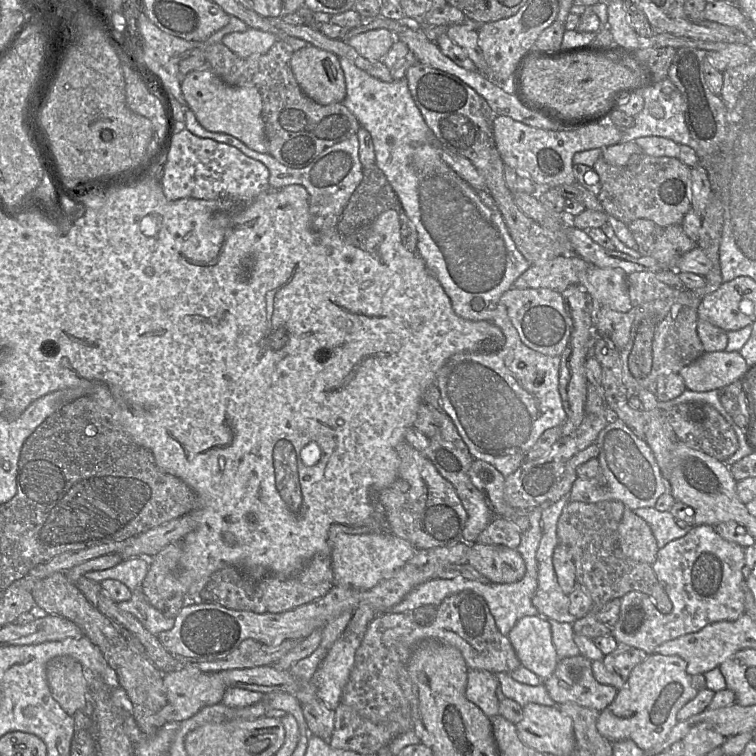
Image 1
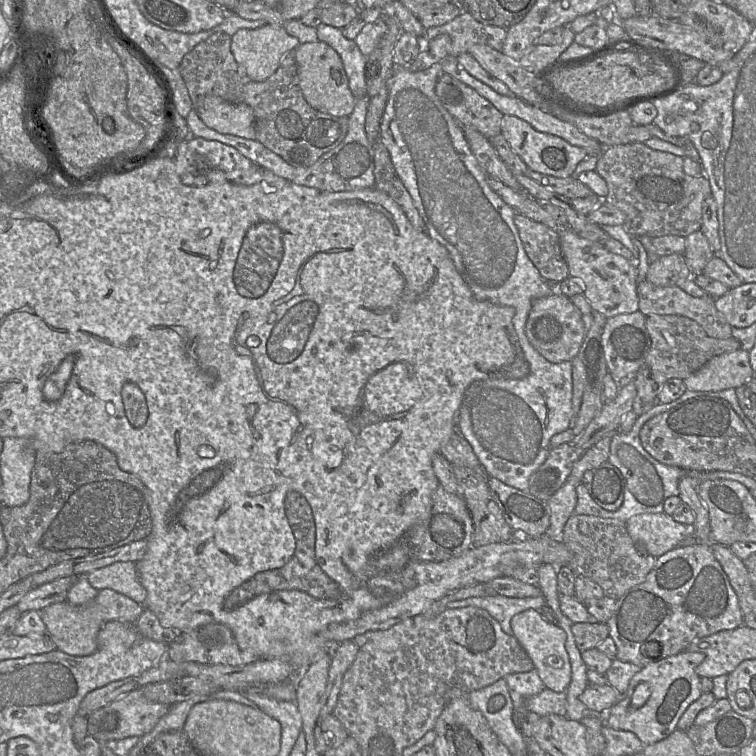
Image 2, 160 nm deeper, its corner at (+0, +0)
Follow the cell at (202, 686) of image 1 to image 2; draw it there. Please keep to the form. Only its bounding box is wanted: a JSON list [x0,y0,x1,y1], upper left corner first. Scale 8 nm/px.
[87,689,170,746]

